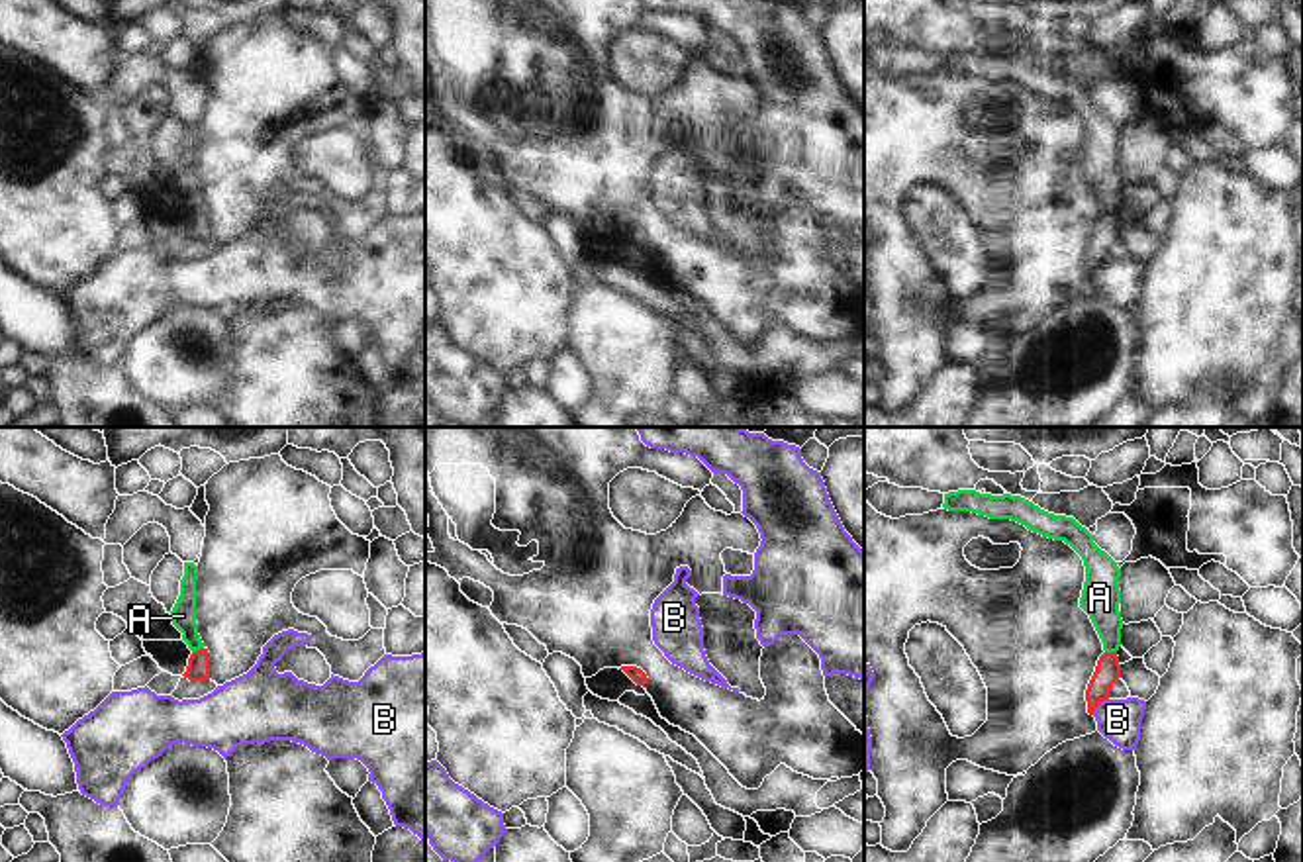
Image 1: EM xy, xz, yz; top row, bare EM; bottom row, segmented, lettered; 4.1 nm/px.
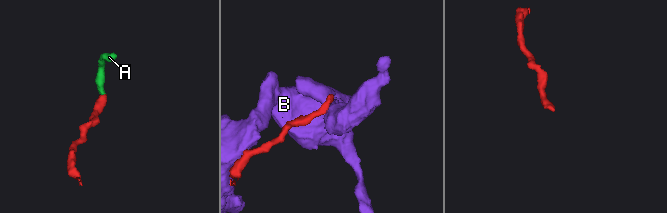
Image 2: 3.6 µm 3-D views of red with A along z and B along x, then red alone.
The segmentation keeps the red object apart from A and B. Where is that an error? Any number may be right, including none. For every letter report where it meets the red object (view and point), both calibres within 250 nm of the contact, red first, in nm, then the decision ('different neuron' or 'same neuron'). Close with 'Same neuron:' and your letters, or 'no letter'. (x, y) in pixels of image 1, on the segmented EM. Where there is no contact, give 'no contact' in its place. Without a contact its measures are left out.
A: xy (196, 651) | 100/110 nm | same neuron
B: yz (1098, 704) | 110/180 nm | different neuron
Same neuron: A

